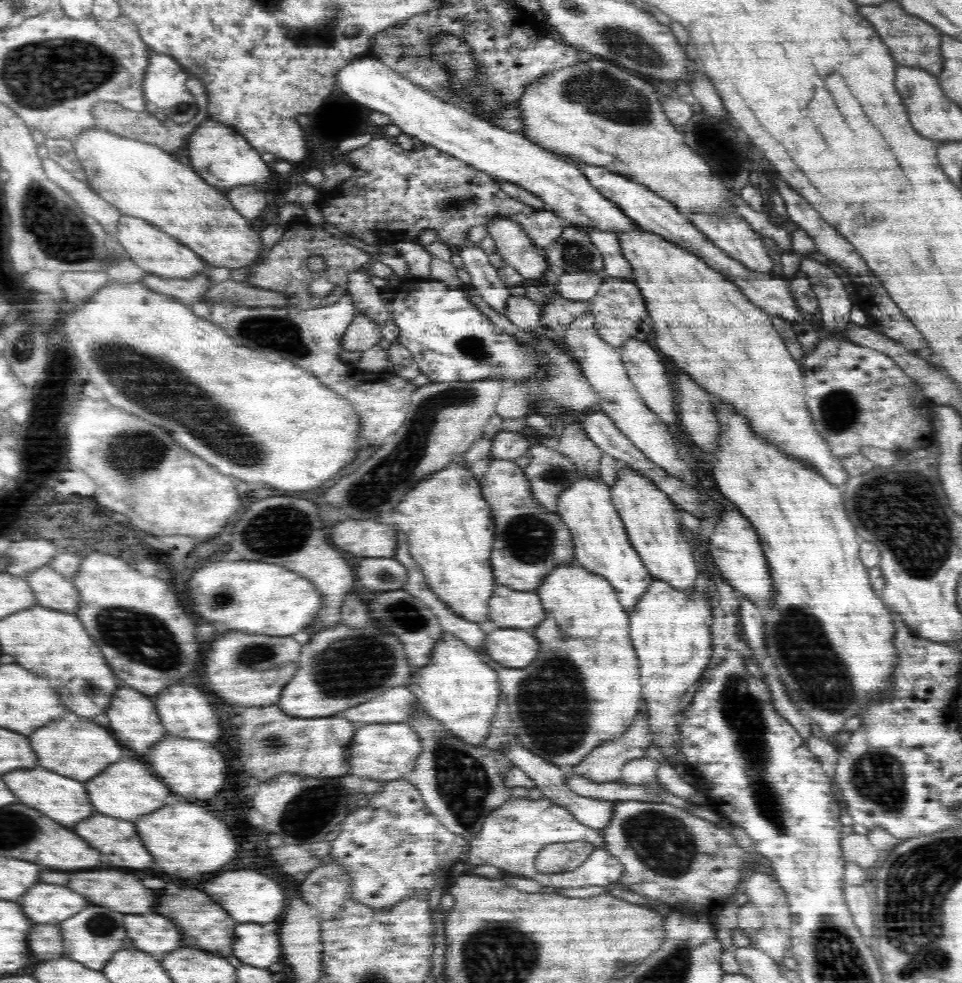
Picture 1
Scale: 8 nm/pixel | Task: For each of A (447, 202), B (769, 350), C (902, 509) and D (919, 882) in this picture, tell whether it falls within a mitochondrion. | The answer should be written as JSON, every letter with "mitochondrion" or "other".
{"A":"mitochondrion","B":"other","C":"mitochondrion","D":"mitochondrion"}

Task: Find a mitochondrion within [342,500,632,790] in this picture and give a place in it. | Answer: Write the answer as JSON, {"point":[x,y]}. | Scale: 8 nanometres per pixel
{"point":[551,704]}

